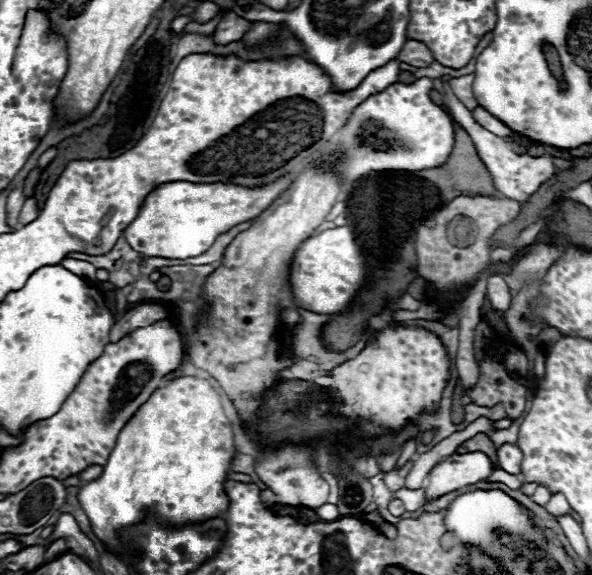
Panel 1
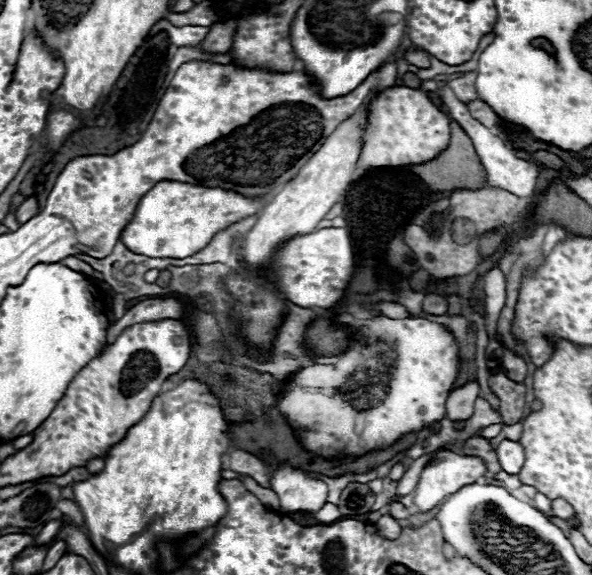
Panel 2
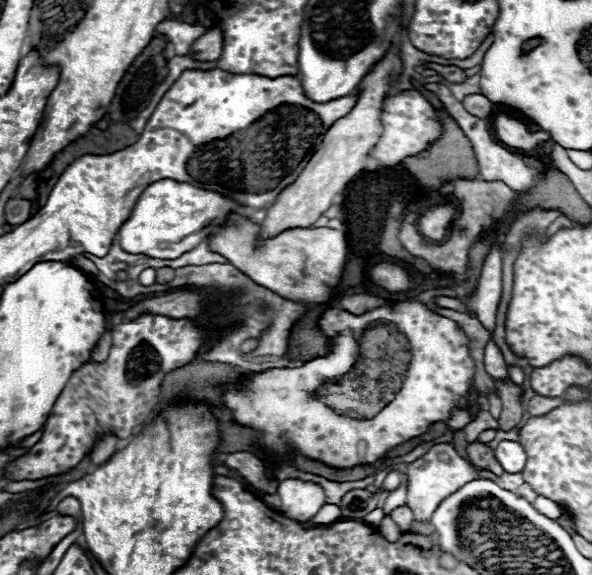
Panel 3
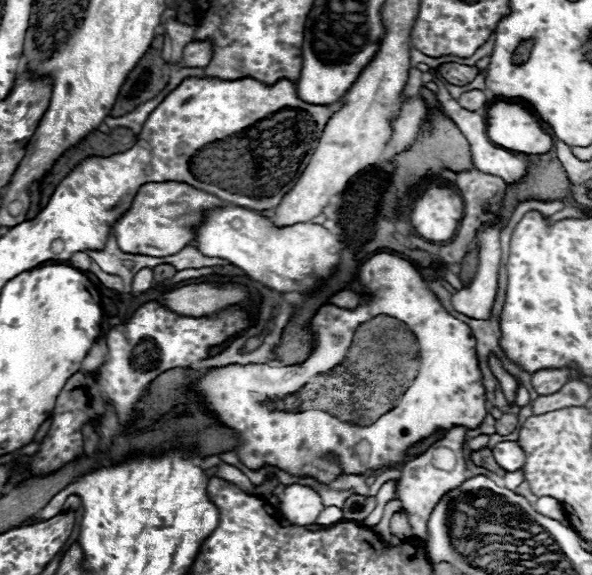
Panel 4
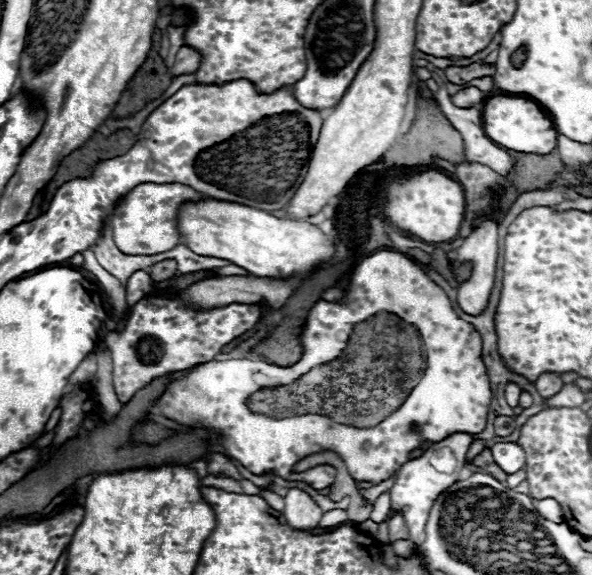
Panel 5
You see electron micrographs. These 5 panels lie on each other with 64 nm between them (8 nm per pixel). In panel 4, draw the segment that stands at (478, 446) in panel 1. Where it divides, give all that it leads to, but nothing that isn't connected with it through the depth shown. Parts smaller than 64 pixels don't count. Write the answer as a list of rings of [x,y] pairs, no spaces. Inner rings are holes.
[[[482,448],[482,450],[472,452],[472,462],[474,462],[476,466],[482,466],[482,468],[486,468],[486,470],[498,474],[498,476],[504,476],[504,474],[506,474],[506,472],[496,464],[496,460],[494,460],[490,448]]]

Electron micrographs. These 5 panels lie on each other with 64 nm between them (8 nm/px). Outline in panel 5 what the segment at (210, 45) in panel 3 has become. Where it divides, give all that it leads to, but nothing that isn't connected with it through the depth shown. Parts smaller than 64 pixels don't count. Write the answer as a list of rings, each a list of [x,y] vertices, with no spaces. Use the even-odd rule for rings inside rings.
[[[182,46],[178,56],[176,56],[176,64],[170,68],[172,74],[188,74],[188,72],[196,72],[202,64],[202,54],[190,46]]]

